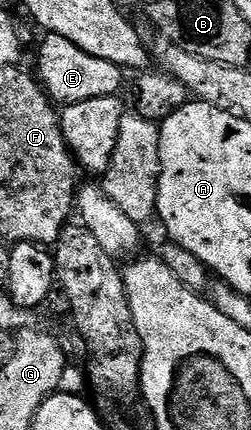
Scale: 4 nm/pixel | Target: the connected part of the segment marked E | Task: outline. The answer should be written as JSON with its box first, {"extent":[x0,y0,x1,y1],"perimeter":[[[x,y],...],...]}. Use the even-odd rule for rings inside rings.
{"extent":[36,34,125,105],"perimeter":[[[45,34],[40,43],[40,52],[36,55],[36,67],[40,70],[39,82],[48,93],[49,99],[56,105],[67,105],[78,101],[90,101],[93,97],[119,96],[120,86],[124,83],[125,72],[110,61],[102,61],[102,57],[90,57],[90,53],[82,53],[74,41],[66,41],[66,37]]]}

